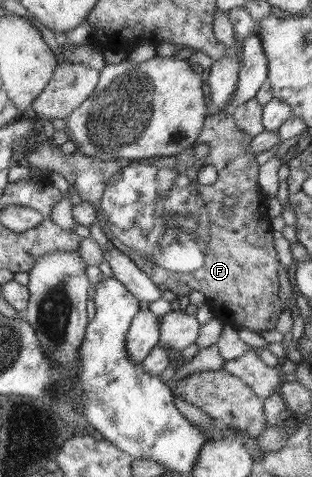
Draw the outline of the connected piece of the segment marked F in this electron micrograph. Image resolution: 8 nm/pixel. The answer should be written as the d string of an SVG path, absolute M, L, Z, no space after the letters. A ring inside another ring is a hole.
M224 110L207 116L205 124L199 133L195 146L207 145L209 154L200 160L191 158L193 148L179 154L177 163L174 156L150 157L150 164L131 164L131 161L116 159L105 161L83 155L80 152L64 154L62 148L45 139L38 141L22 157L27 159L29 166L40 168L44 174L57 172L61 174L75 189L82 200L90 202L98 210L99 226L107 238L127 258L131 259L161 291L169 290L177 295L189 295L197 291L205 295L205 303L209 305L213 318L220 320L238 330L248 328L251 332L262 334L273 330L279 314L282 312L282 302L278 297L280 281L277 277L279 261L273 245L274 229L269 218L255 214L251 208L261 208L267 196L261 192L258 185L259 166L219 166L218 164L255 164L255 157L249 154L249 143L252 137L237 128L234 118ZM215 165L218 172L217 180L211 185L202 185L197 181L197 172L201 166ZM235 196L238 202L232 207L225 206L225 198Z

